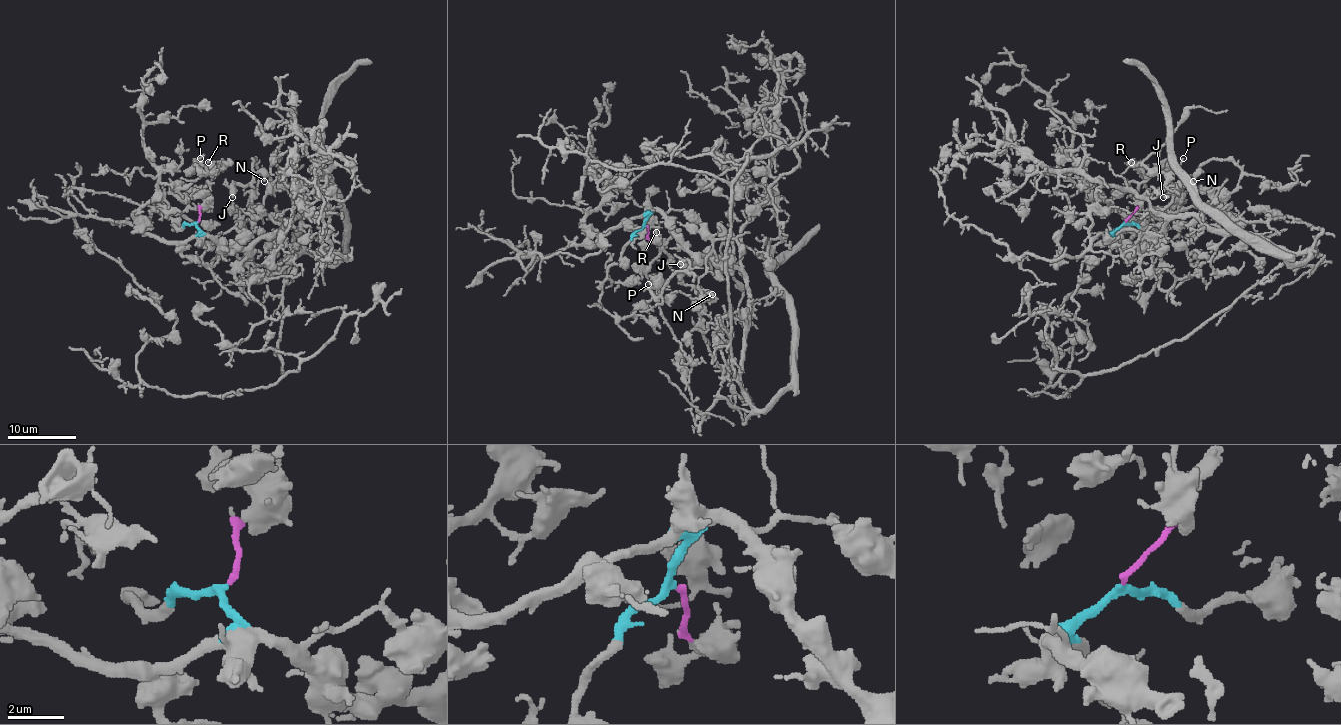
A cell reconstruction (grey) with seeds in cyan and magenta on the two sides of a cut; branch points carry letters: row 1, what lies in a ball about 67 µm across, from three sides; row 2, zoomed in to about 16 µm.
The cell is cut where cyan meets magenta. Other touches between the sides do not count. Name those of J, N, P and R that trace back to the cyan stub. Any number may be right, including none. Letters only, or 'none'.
J, N

